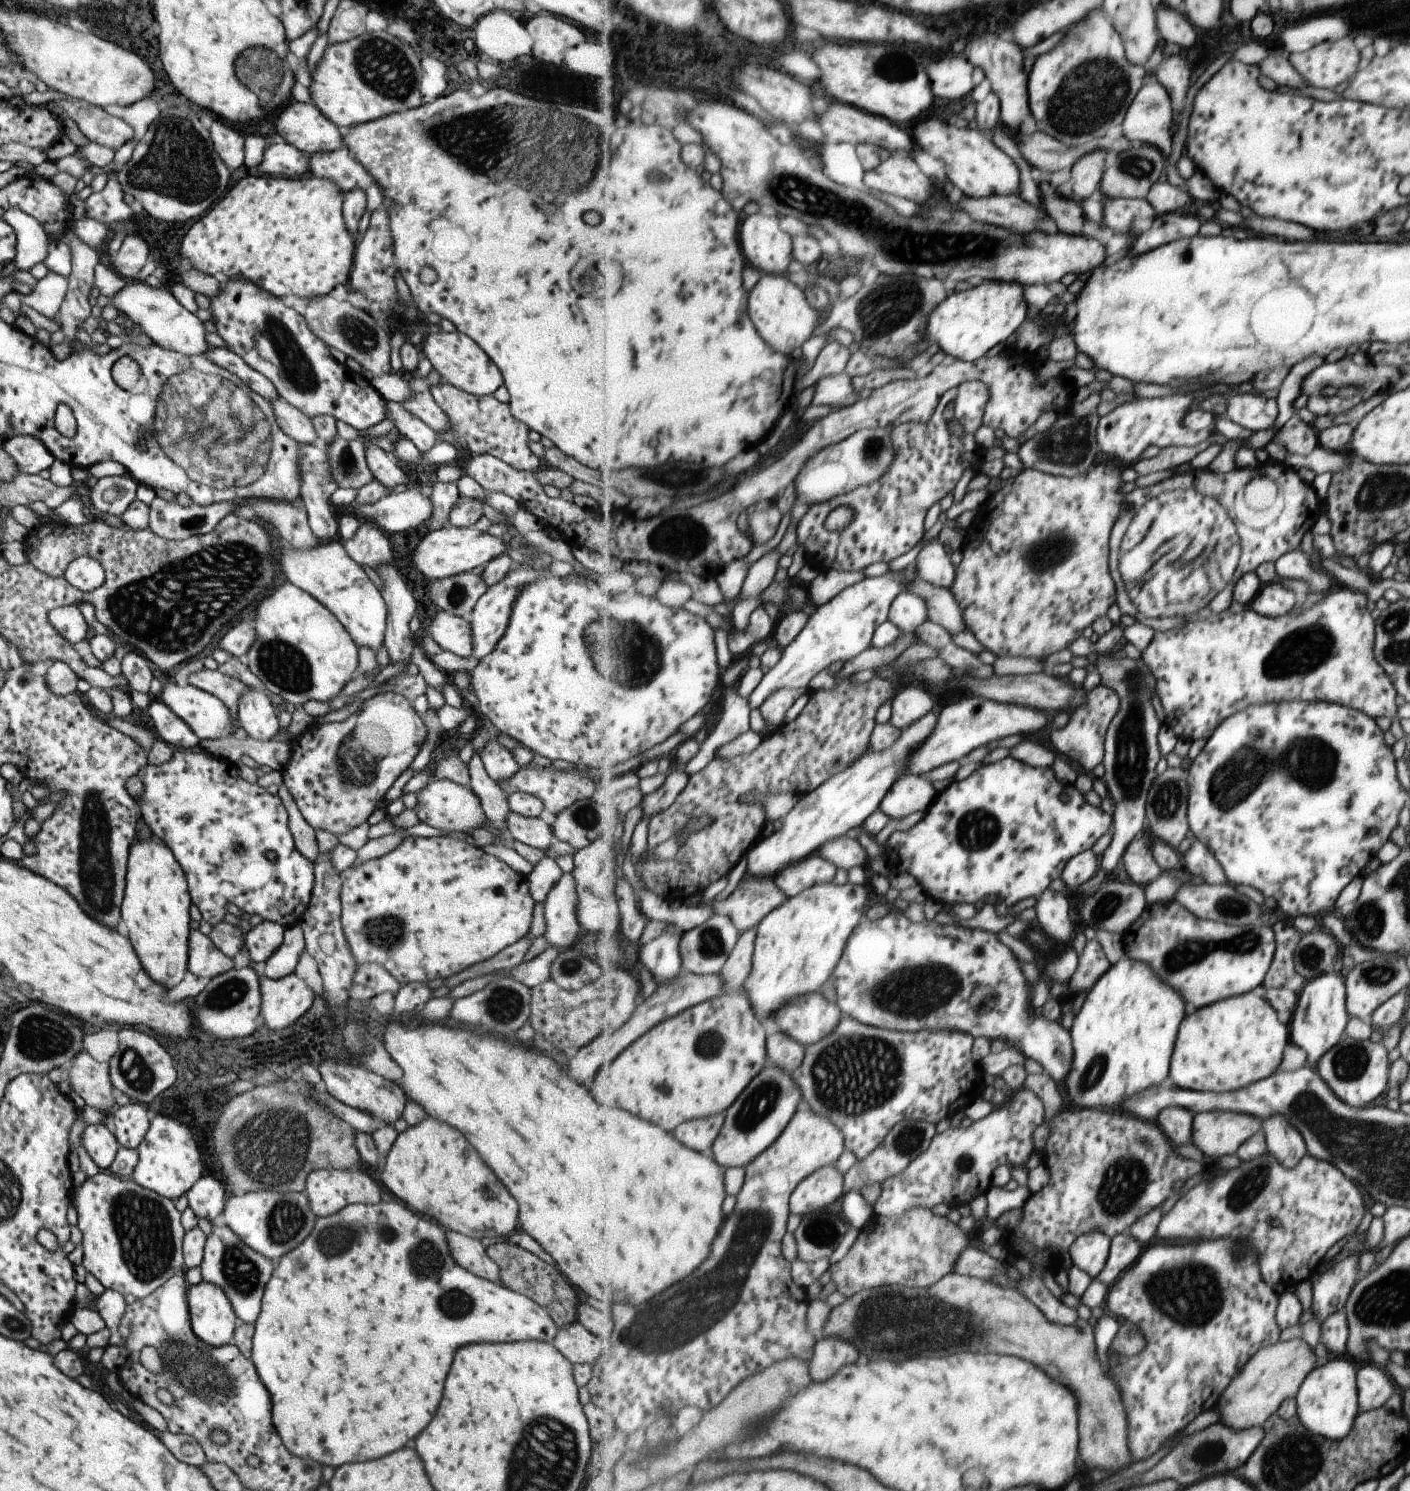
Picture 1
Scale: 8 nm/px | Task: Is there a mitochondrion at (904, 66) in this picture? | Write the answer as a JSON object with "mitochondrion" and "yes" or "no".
{"mitochondrion":"no"}

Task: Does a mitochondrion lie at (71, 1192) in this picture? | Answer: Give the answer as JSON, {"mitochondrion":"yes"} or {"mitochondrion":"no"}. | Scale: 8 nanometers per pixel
{"mitochondrion":"no"}

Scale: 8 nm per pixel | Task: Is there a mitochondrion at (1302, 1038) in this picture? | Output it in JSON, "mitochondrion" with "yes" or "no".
{"mitochondrion":"no"}

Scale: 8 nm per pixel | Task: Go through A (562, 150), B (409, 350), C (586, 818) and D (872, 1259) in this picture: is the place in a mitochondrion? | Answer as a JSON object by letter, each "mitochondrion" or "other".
{"A":"mitochondrion","B":"other","C":"mitochondrion","D":"other"}

